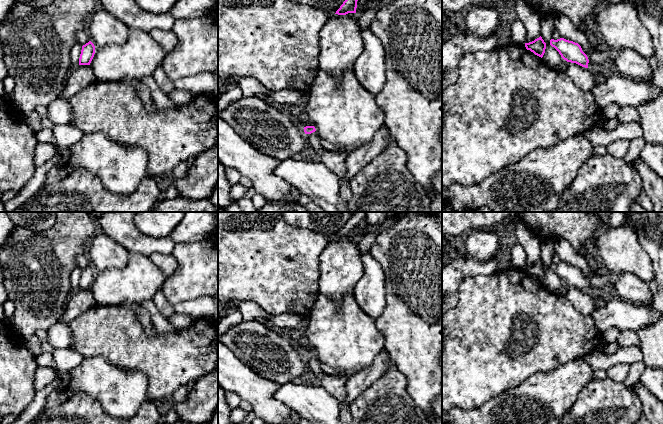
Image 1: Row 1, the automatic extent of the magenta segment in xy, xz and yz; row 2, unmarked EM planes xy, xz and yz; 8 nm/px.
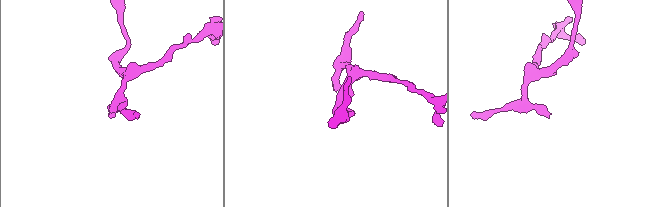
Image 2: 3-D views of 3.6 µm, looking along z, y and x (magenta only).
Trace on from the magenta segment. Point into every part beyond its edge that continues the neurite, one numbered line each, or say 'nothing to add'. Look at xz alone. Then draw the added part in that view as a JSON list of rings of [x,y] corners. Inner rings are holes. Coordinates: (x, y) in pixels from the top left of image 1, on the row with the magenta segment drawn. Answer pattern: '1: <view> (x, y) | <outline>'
1: xz (313, 140) | [[[313,132],[311,134],[306,134],[306,139],[307,139],[307,143],[310,146],[310,149],[312,149],[315,152],[319,152],[324,150],[320,140],[321,138],[317,135],[317,132]]]

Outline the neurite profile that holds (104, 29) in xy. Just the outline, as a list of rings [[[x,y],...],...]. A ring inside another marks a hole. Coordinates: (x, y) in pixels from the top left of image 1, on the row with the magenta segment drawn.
[[[104,9],[93,12],[86,29],[95,48],[122,45],[129,36],[129,28]]]

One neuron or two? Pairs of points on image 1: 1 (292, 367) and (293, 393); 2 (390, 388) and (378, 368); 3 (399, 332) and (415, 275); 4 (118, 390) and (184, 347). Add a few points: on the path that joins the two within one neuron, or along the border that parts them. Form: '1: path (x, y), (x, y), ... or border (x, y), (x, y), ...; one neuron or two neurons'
1: border (291, 381), (281, 385); two neurons
2: border (389, 359), (387, 369), (365, 390); two neurons
3: path (413, 318), (415, 311), (415, 289); one neuron
4: border (120, 367), (140, 370), (146, 375), (146, 396); two neurons

